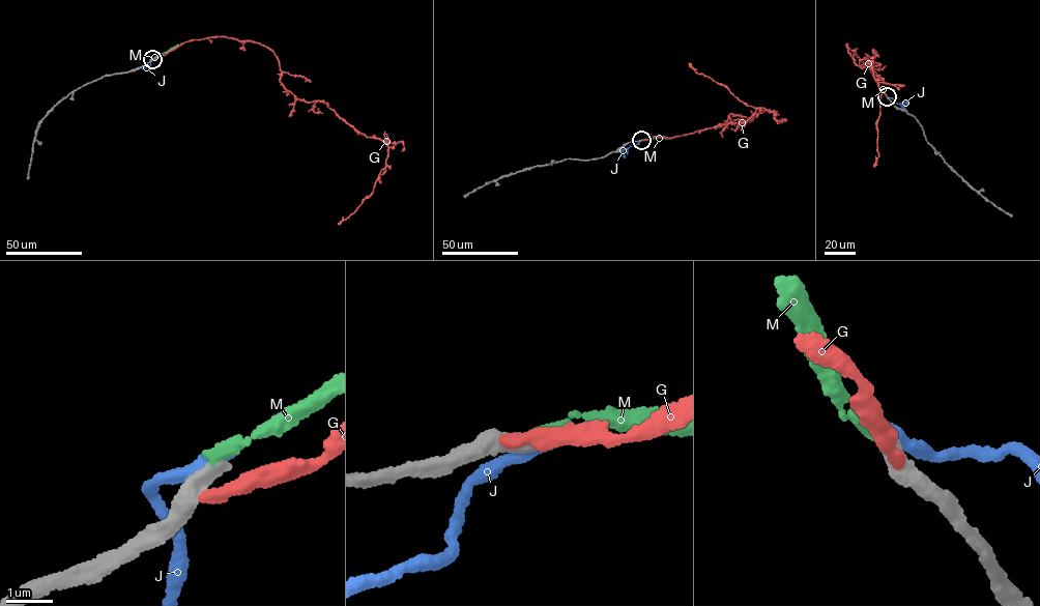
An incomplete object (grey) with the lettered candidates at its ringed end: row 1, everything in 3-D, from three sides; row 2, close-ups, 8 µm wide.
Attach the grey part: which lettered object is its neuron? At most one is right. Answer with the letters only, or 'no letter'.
no letter

